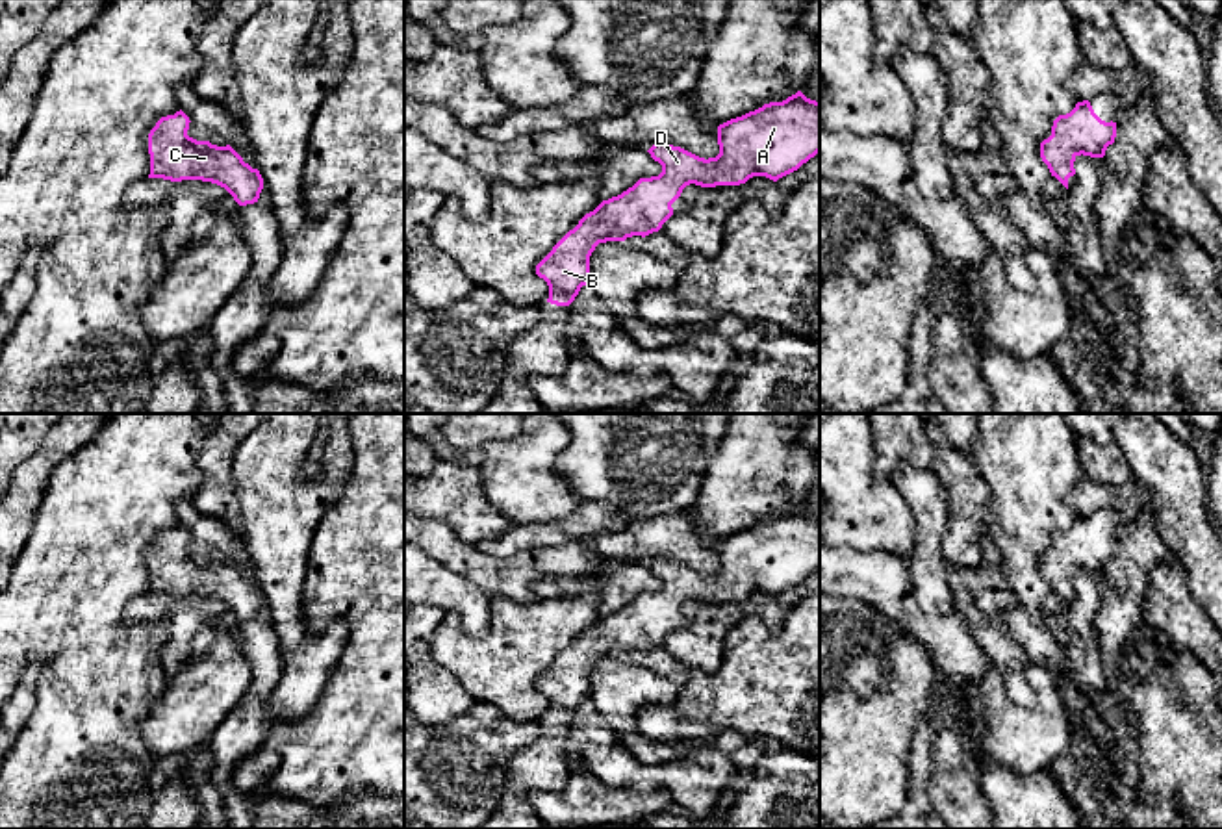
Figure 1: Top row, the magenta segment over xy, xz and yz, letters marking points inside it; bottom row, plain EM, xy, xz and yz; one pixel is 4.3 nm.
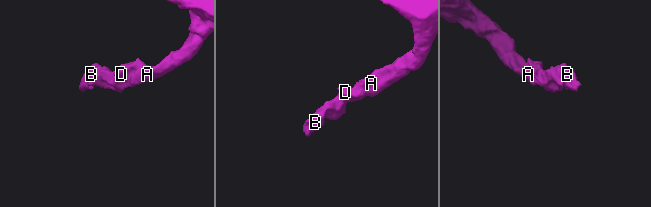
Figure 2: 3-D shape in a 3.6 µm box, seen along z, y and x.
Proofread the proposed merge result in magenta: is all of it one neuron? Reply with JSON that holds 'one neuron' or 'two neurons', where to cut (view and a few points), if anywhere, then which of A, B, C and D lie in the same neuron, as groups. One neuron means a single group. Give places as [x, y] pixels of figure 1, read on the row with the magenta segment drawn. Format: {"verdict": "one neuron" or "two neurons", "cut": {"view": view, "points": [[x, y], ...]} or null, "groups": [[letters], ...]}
{"verdict": "one neuron", "cut": null, "groups": [["A", "B", "C", "D"]]}

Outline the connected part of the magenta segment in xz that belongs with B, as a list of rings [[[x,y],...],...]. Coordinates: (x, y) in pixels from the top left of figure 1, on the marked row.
[[[797,91],[783,102],[764,104],[755,111],[719,124],[718,145],[719,154],[705,159],[681,147],[655,143],[647,152],[662,165],[662,172],[658,176],[640,178],[621,195],[603,200],[536,265],[536,274],[549,286],[547,302],[569,306],[575,300],[580,287],[590,282],[590,256],[599,243],[625,241],[632,236],[645,237],[658,232],[673,215],[671,204],[681,197],[686,185],[740,185],[753,176],[766,176],[777,182],[797,171],[820,152],[820,102]]]

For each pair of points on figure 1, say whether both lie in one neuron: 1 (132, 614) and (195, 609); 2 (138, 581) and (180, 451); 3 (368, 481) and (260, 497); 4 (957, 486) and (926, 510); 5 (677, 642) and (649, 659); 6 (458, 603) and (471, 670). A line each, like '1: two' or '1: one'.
1: one
2: one
3: two
4: two
5: two
6: two

